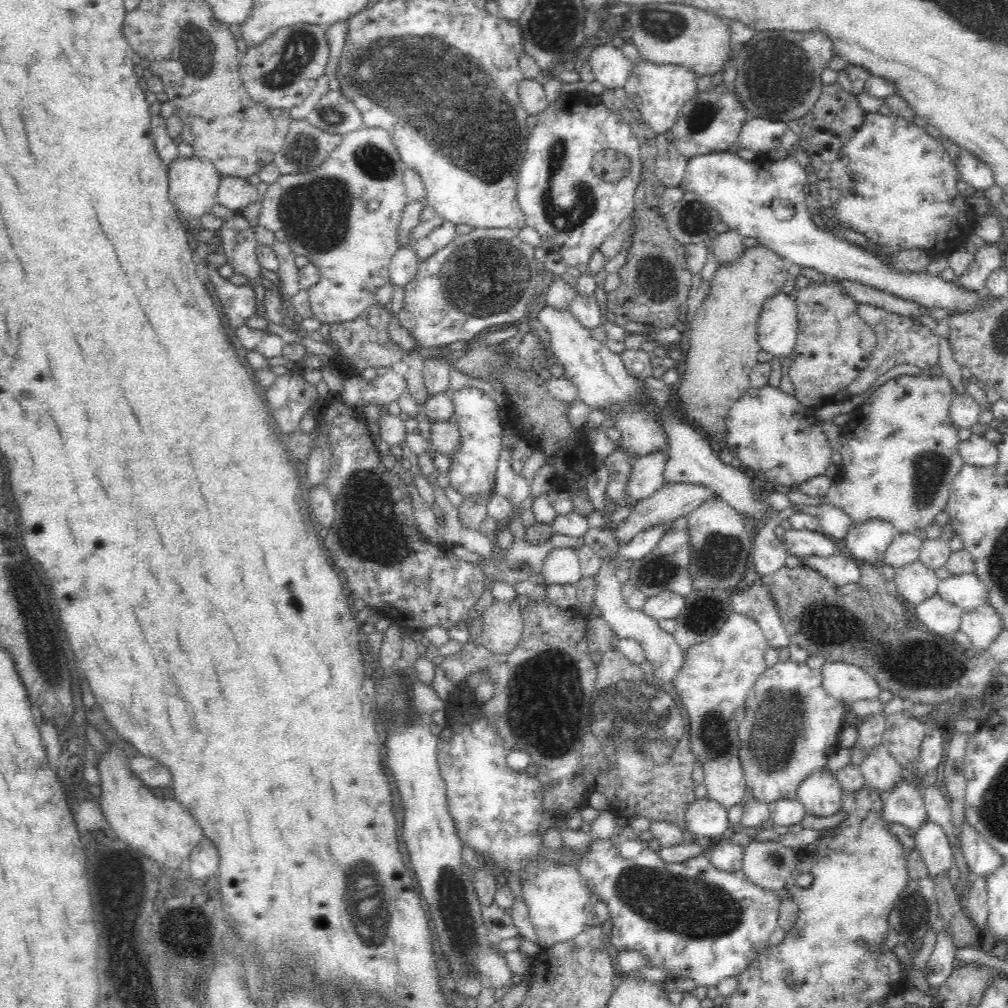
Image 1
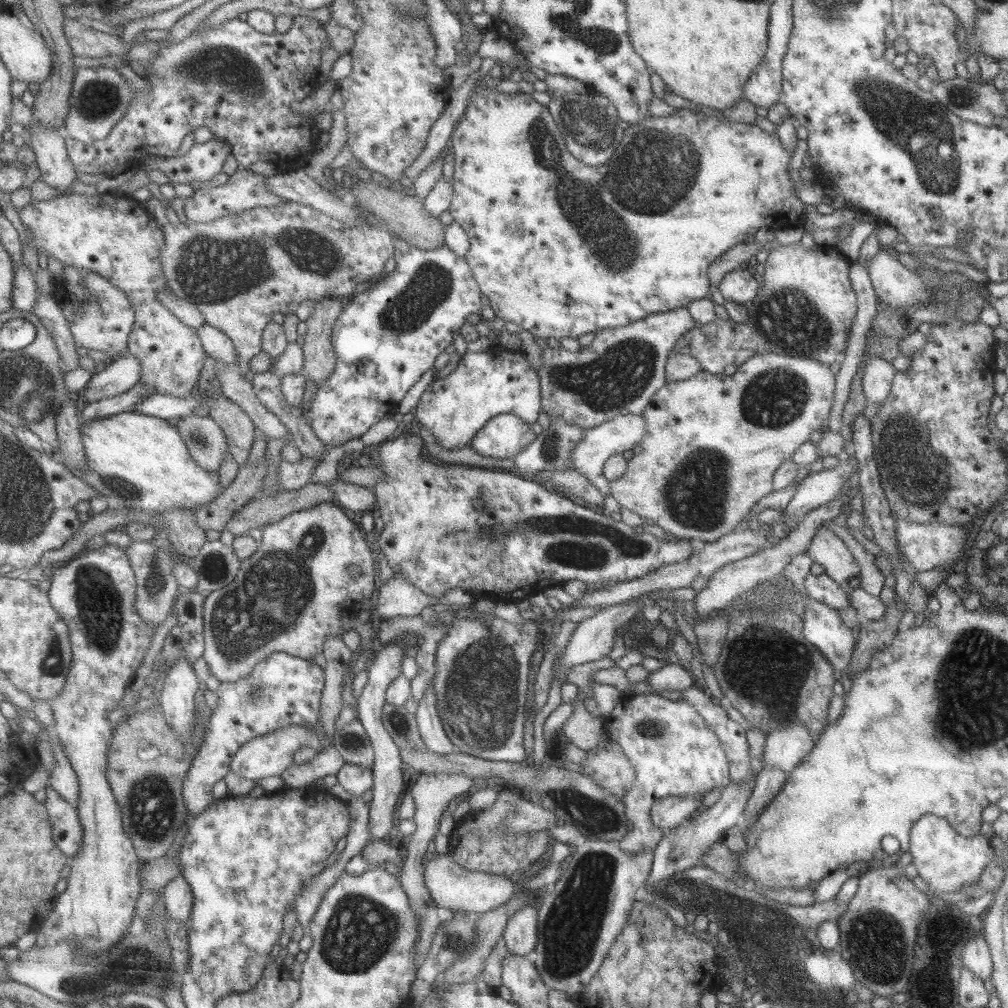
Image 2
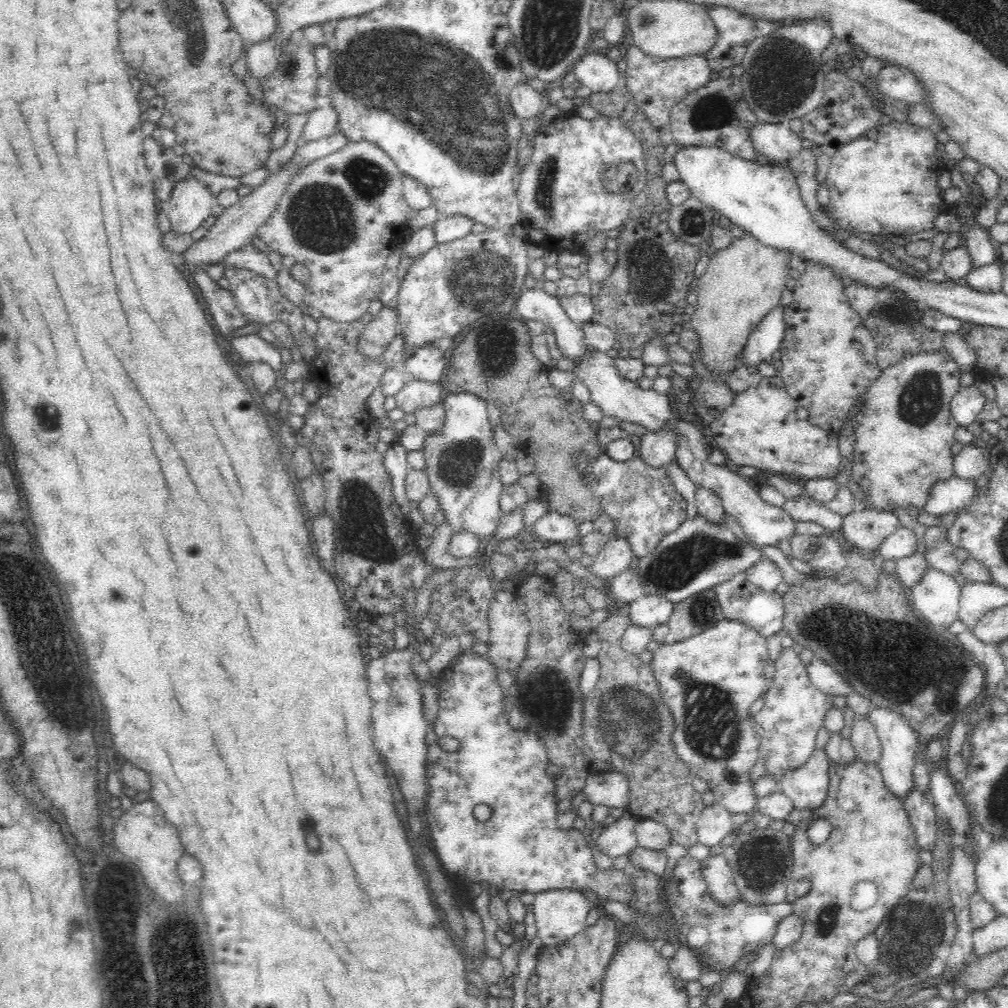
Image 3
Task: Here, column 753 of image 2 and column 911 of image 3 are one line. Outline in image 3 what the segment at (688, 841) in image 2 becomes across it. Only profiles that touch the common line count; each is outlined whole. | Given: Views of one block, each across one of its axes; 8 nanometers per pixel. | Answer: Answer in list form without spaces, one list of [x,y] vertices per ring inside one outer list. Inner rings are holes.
[[[872,707],[868,715],[881,746],[879,760],[876,763],[880,767],[884,783],[892,793],[896,793],[901,800],[904,800],[906,792],[914,782],[915,749],[919,738],[909,723],[897,712],[887,708]]]

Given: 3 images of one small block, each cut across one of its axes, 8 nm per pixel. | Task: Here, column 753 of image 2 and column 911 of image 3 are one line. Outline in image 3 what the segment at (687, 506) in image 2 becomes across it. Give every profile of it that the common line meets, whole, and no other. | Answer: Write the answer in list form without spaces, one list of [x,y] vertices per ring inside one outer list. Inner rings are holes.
[[[945,349],[918,352],[882,369],[881,376],[867,390],[854,417],[856,450],[850,457],[852,479],[860,485],[869,500],[868,506],[856,501],[855,510],[870,508],[890,511],[889,508],[894,505],[907,508],[908,504],[920,508],[930,498],[932,487],[952,476],[952,445],[956,441],[955,432],[959,425],[952,415],[951,400],[961,387],[962,376],[961,367]]]

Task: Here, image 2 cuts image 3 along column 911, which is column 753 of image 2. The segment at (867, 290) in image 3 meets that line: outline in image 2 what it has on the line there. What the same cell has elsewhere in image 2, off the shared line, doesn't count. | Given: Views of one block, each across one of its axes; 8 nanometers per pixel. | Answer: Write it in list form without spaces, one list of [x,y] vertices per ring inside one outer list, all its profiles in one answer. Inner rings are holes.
[[[800,241],[790,245],[774,243],[764,262],[763,285],[758,286],[755,299],[747,306],[747,321],[735,324],[716,318],[709,324],[694,324],[673,346],[677,353],[691,356],[702,371],[722,374],[727,365],[738,367],[755,354],[789,354],[809,358],[823,365],[831,365],[843,359],[848,344],[845,331],[850,330],[856,316],[856,295],[850,285],[848,268],[851,261],[839,252],[836,245],[814,246],[807,249]]]

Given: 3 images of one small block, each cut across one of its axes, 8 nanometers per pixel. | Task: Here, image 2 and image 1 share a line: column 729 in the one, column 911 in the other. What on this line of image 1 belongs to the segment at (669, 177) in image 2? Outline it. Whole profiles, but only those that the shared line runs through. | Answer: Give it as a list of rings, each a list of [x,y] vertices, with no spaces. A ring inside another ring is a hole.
[[[878,112],[866,113],[864,124],[850,137],[842,146],[838,158],[831,164],[829,182],[831,186],[831,219],[834,224],[840,227],[854,229],[864,234],[870,241],[870,248],[876,252],[878,256],[884,256],[887,259],[890,254],[895,253],[898,249],[911,249],[912,247],[922,247],[926,252],[932,253],[934,248],[938,248],[938,244],[946,244],[948,250],[950,246],[962,246],[962,242],[971,234],[972,219],[974,211],[970,205],[964,203],[963,196],[956,189],[956,182],[959,179],[956,164],[948,157],[948,153],[942,147],[940,139],[932,137],[926,128],[918,127],[914,121],[906,120],[893,112],[889,115],[882,115]]]

